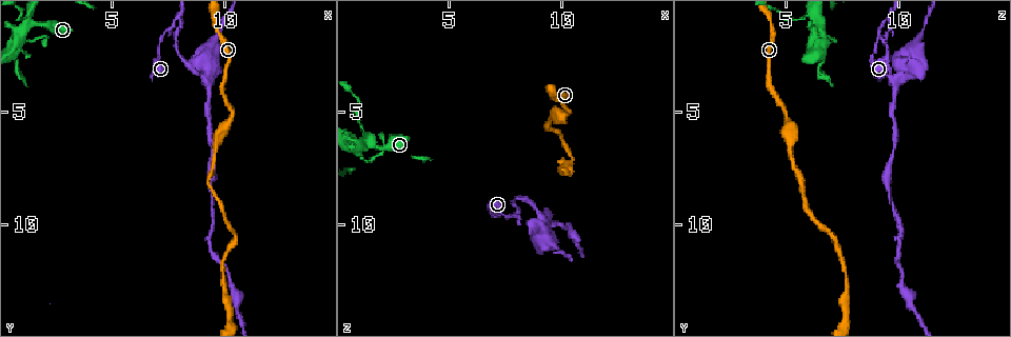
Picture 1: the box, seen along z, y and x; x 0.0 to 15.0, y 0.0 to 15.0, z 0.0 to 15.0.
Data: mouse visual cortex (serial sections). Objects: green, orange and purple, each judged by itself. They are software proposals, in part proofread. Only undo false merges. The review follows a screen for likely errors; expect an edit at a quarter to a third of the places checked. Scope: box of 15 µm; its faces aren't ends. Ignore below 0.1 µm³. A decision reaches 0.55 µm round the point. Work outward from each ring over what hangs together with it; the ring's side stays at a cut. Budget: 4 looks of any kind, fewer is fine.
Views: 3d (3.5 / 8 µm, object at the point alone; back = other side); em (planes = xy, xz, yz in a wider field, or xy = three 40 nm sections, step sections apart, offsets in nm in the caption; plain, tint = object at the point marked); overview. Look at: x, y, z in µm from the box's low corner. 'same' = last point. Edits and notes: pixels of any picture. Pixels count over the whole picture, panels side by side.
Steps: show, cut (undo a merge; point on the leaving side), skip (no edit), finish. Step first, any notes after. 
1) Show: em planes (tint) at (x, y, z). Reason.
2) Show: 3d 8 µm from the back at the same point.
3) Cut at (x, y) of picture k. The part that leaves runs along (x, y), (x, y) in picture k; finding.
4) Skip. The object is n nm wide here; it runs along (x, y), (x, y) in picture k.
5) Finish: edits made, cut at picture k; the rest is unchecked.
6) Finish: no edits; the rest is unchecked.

Show: 3d 3.5 µm at (1.5, 1.0, 6.4). Thin arm on a thick one.

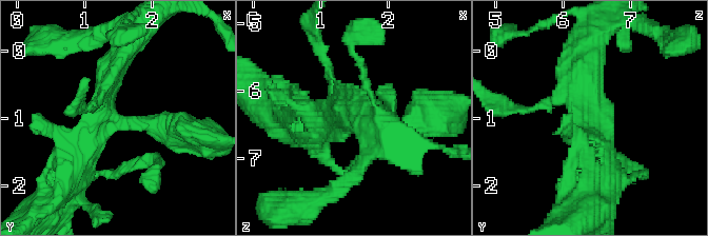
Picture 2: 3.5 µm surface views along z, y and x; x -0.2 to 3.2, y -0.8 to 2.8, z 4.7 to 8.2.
Show: em xy step 2 (tint) at (1.40, 1.00, 6.50). Now the EM.

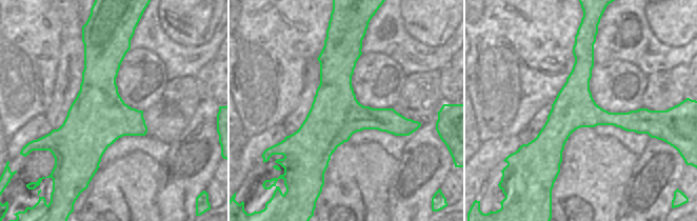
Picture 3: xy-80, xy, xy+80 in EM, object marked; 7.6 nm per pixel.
Skip. It runs along (338, 42), (320, 176) in picture 3; continuous, no second cell.

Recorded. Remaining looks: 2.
Show: 3d 3.5 µm from the back at (9.3, 3.7, 9.8). Three arms meet.

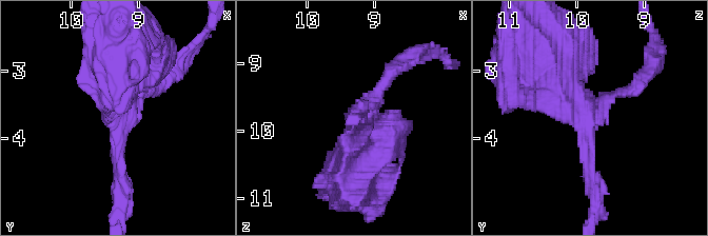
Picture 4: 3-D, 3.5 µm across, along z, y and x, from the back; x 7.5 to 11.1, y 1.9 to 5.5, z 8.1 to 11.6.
Show: em xy step 5 (tint) at (9.20, 3.70, 9.80). Need the tissue.

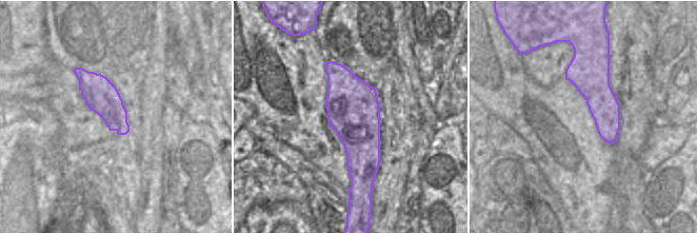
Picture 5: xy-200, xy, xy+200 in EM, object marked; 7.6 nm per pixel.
Cut at (564, 116) of picture 4. 3 arms meet here; a border runs along (81, 90), (105, 100), (105, 121) in picture 5; two cells meet here.

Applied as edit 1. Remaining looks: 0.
Finish: edits made, cut at picture 4; the rest is unchecked.

